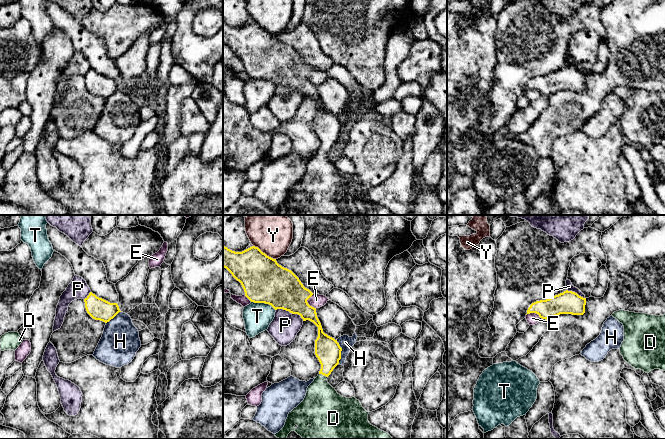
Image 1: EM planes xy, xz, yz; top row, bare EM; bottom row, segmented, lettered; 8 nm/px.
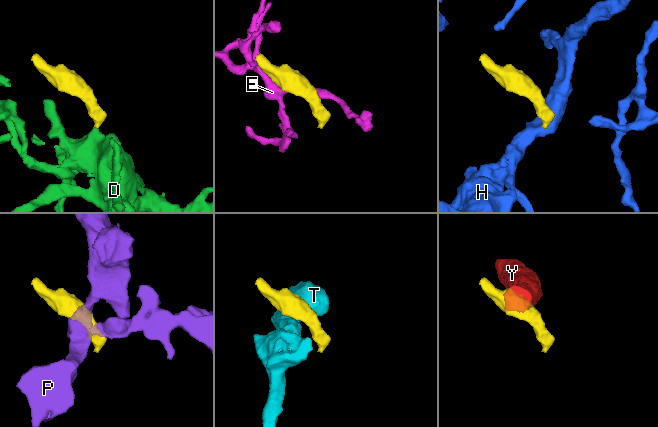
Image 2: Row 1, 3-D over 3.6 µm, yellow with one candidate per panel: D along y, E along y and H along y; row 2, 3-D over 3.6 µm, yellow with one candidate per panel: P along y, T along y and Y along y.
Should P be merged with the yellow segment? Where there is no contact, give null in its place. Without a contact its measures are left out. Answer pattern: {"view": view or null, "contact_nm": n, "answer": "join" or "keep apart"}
{"view": "xz", "contact_nm": 240, "answer": "keep apart"}

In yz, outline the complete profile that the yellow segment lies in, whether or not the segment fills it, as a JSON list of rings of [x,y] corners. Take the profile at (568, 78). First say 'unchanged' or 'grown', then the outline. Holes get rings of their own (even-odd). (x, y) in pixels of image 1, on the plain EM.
unchanged; [[[564,67],[546,76],[532,79],[527,90],[536,89],[540,94],[550,96],[560,90],[583,91],[585,89],[586,74],[572,67]]]

